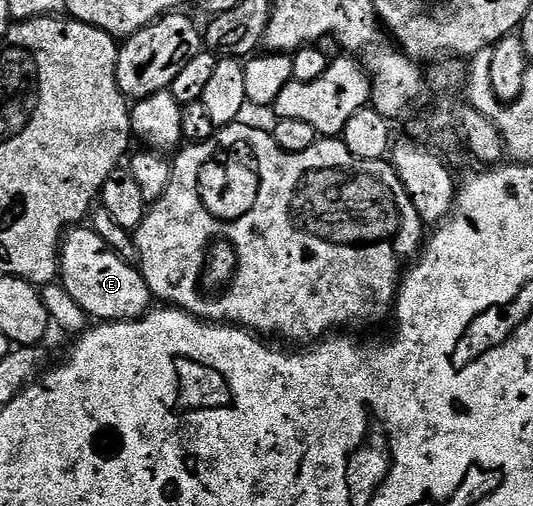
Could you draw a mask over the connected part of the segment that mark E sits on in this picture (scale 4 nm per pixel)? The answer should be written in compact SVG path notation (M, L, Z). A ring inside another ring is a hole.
M89 225L74 226L64 236L59 248L59 282L93 321L120 323L139 319L155 299L140 270L121 259Z

